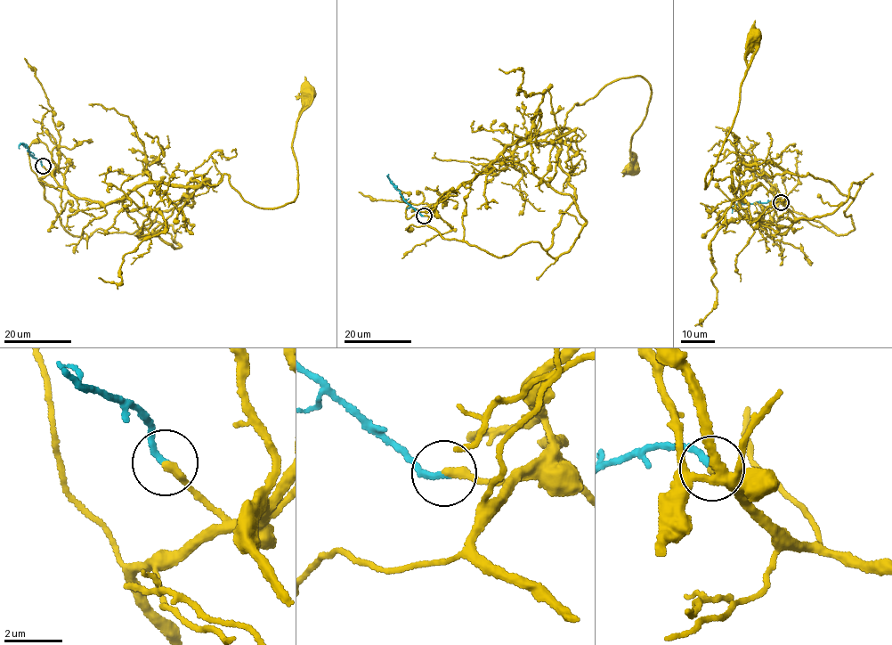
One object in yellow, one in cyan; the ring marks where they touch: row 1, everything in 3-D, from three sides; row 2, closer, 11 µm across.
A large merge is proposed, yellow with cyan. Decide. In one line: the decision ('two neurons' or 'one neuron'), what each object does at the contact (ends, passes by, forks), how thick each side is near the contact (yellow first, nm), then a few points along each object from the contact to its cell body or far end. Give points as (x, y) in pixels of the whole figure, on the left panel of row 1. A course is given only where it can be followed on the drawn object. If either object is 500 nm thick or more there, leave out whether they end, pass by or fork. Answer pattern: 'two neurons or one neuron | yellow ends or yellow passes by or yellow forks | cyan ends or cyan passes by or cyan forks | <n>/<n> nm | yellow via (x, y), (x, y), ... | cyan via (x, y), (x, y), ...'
one neuron | yellow ends | cyan ends | 280/240 nm | yellow via (43, 166), (103, 205), (226, 174), (243, 200), (278, 208), (297, 193), (292, 139), (310, 94) | cyan via (43, 166), (21, 143), (20, 149)

